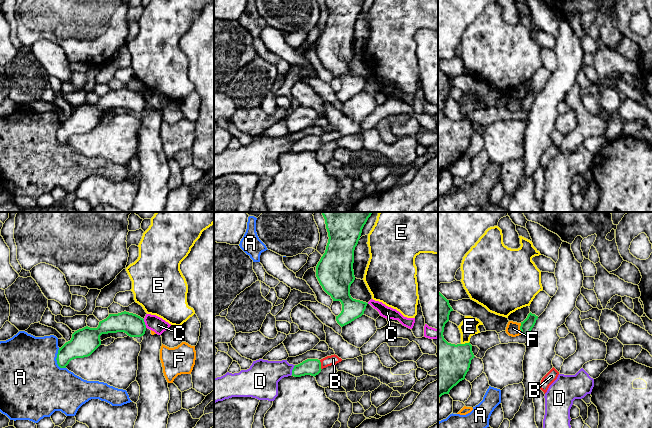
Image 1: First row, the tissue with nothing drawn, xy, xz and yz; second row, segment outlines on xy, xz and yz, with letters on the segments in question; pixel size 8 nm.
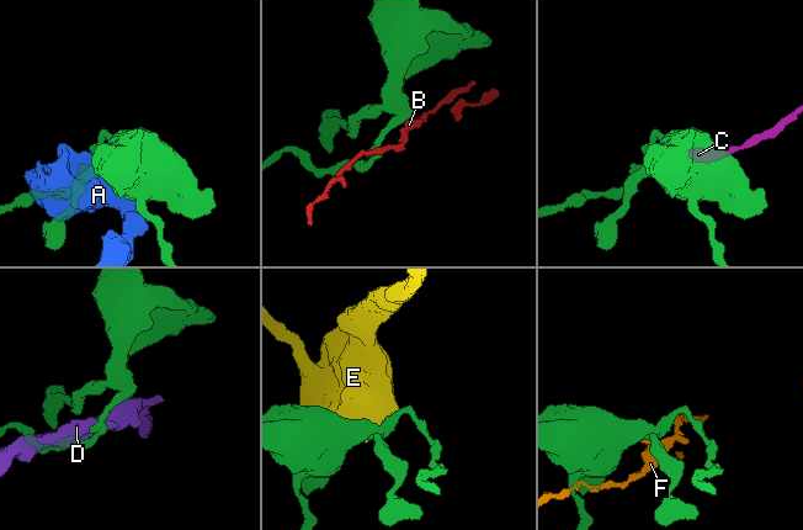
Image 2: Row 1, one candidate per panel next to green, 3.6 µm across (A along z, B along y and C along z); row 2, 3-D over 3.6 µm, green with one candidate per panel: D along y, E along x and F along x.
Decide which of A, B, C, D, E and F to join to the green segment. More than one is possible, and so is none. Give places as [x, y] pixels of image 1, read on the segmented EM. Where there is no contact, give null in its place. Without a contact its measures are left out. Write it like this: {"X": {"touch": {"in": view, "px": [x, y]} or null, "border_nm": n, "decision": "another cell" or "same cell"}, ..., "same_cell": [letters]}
{"A": {"touch": {"in": "xy", "px": [56, 359]}, "border_nm": 180, "decision": "another cell"}, "B": {"touch": {"in": "xz", "px": [320, 365]}, "border_nm": 80, "decision": "another cell"}, "C": {"touch": {"in": "xy", "px": [144, 323]}, "border_nm": 80, "decision": "another cell"}, "D": {"touch": {"in": "xz", "px": [292, 370]}, "border_nm": 90, "decision": "another cell"}, "E": {"touch": {"in": "yz", "px": [465, 343]}, "border_nm": 80, "decision": "another cell"}, "F": {"touch": {"in": "yz", "px": [520, 328]}, "border_nm": 90, "decision": "another cell"}, "same_cell": []}

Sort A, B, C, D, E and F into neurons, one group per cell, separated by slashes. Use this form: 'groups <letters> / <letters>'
groups A / B / C / D / E / F

